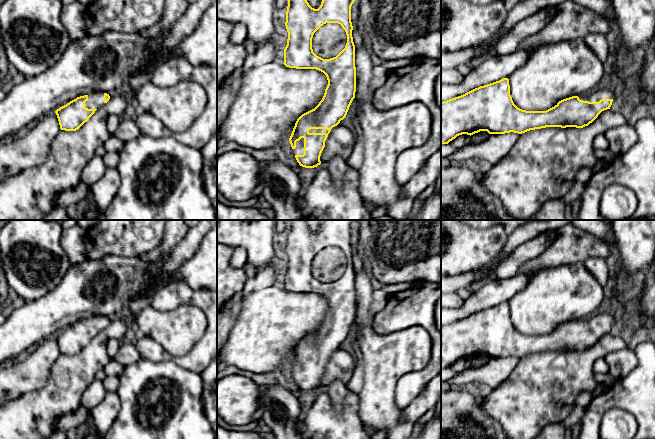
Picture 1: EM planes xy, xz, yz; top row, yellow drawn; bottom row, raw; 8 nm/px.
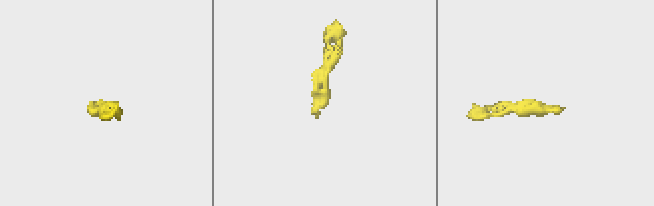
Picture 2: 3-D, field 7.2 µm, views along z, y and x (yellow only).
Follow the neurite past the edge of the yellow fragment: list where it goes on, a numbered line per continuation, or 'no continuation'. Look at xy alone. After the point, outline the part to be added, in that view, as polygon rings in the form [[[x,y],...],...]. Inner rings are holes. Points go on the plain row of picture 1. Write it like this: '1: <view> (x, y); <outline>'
1: xy (95, 324); [[[93,316],[88,318],[88,324],[85,326],[85,332],[98,333],[104,328],[104,316]]]

